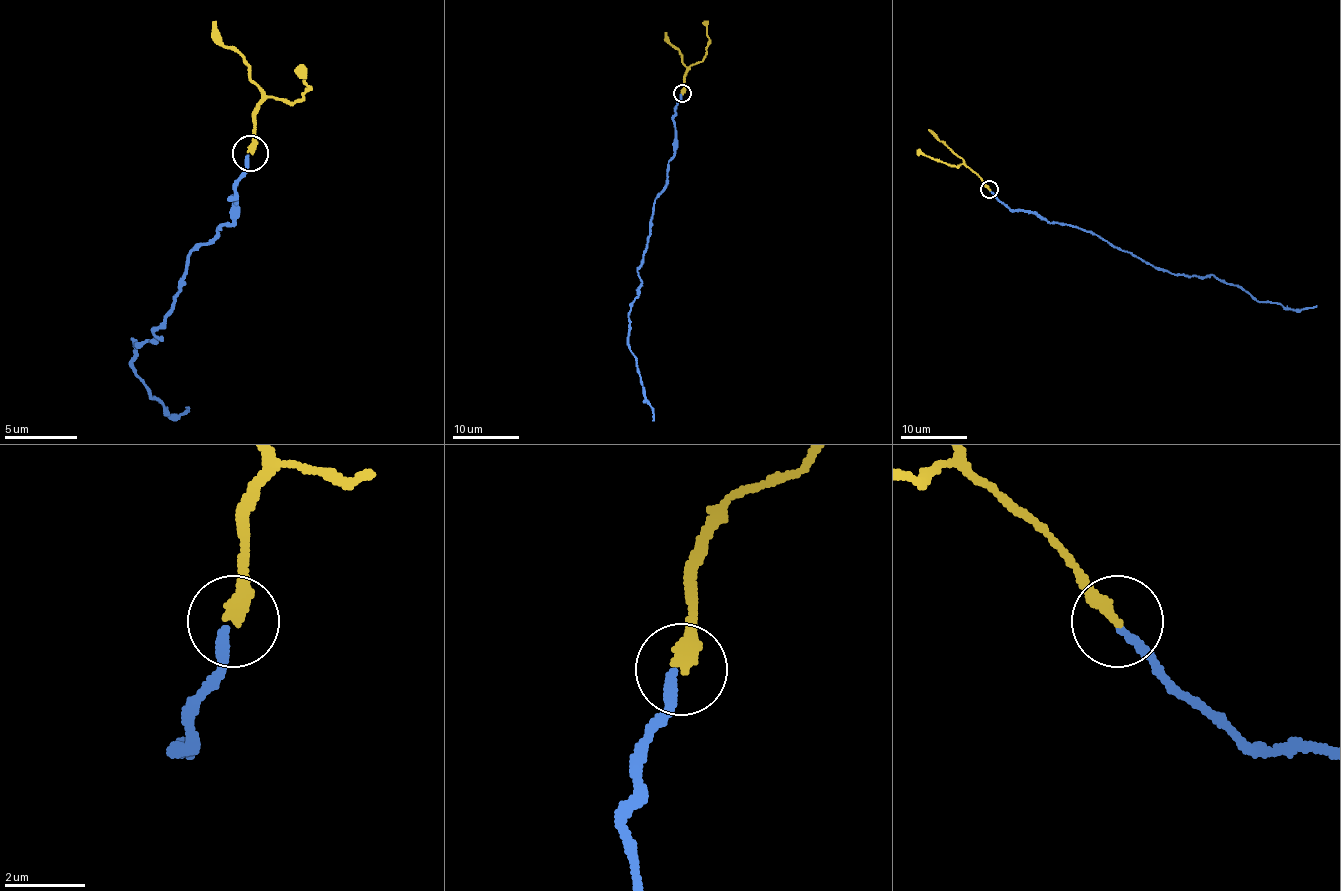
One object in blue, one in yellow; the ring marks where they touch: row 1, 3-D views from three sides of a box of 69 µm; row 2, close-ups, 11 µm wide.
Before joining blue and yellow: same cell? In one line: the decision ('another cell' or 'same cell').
same cell

